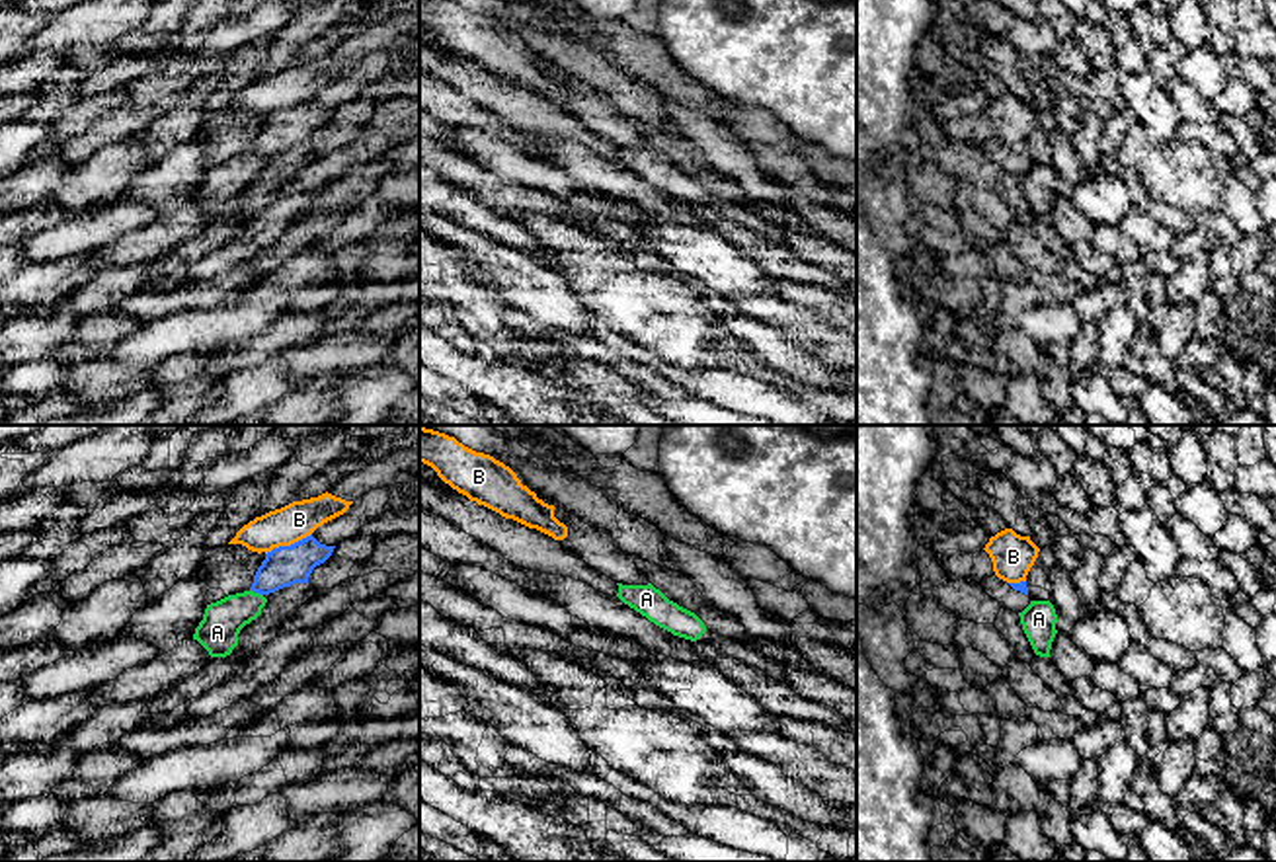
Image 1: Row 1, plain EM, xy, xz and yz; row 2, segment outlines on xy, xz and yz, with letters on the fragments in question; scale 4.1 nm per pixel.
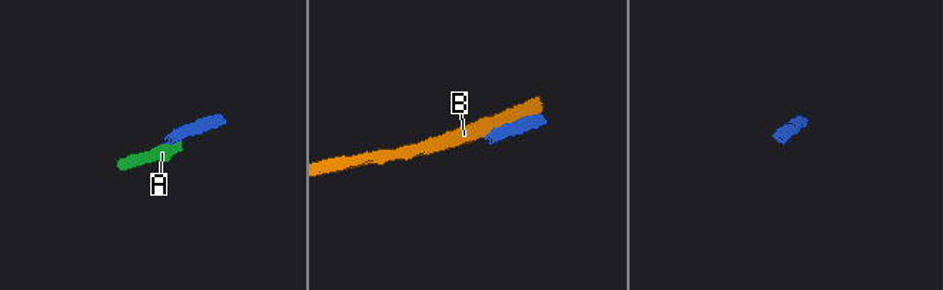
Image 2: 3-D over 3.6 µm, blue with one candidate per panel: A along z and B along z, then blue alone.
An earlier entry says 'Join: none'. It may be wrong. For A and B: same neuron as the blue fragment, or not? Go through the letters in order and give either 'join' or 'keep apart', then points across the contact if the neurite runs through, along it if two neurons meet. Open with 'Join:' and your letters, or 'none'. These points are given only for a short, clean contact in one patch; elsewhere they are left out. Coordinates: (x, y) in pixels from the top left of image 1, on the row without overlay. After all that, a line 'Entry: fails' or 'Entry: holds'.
Join: none
A: keep apart; border xy (250, 153), (262, 158)
B: keep apart
Entry: holds

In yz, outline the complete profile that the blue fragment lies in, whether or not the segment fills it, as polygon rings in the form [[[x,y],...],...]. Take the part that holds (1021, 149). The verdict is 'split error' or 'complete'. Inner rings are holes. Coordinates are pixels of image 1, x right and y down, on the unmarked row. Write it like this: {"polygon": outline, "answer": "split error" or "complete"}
{"polygon": [[[991,138],[981,146],[981,150],[1005,174],[1022,176],[1032,164],[1028,158],[1026,144],[1007,146],[997,138]]], "answer": "split error"}

